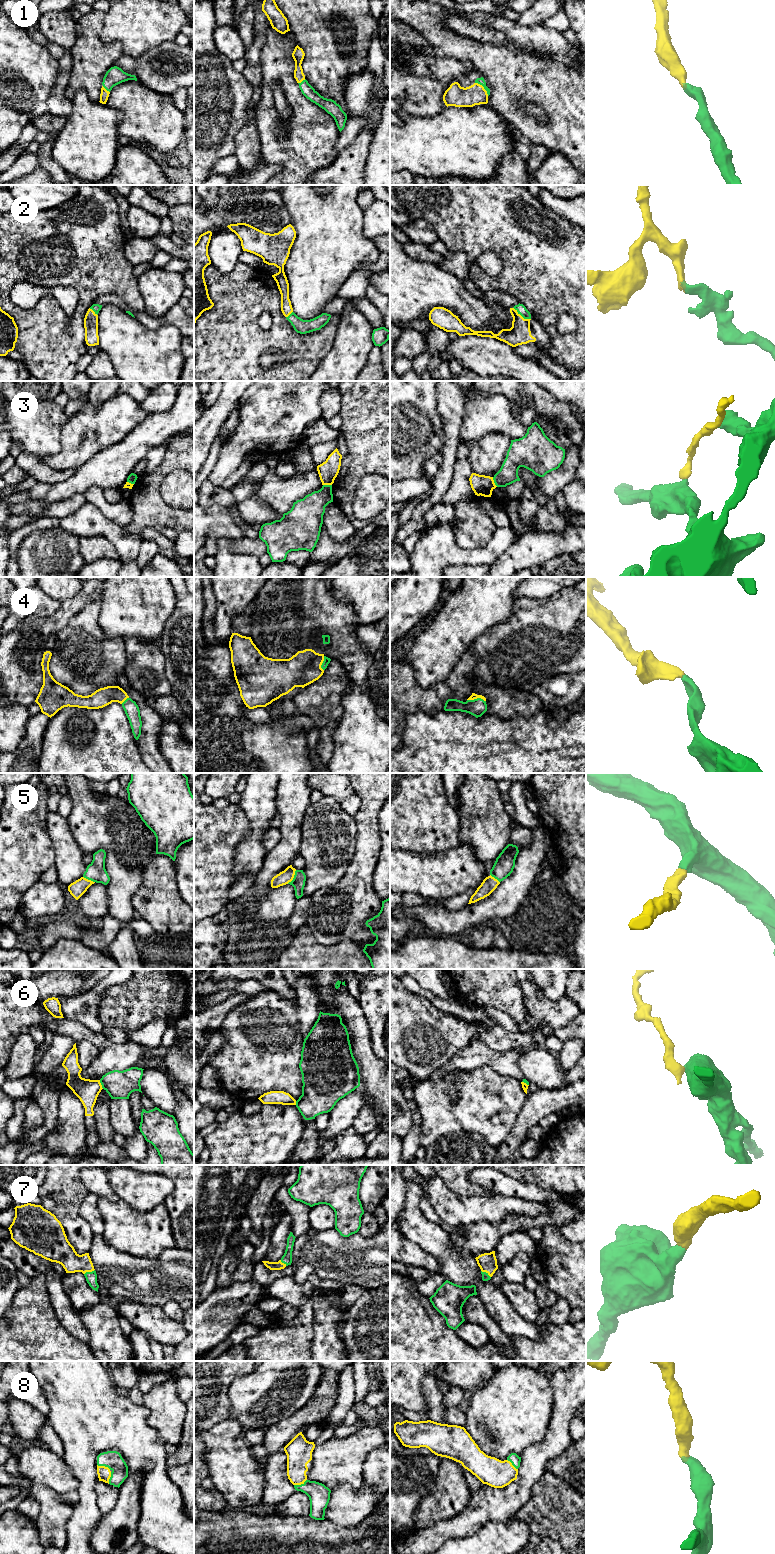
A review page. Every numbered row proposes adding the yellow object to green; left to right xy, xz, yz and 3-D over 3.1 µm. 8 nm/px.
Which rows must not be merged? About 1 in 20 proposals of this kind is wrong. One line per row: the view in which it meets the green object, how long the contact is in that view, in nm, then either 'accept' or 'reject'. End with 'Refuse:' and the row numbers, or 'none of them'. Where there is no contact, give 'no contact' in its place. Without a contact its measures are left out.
1: contact in yz; length 160 nm; accept
2: contact in yz; length 170 nm; accept
3: contact in yz; length 90 nm; reject
4: contact in yz; length 150 nm; accept
5: contact in xz; length 130 nm; accept
6: contact in xy; length 80 nm; reject
7: contact in xy; length 100 nm; accept
8: contact in xz; length 120 nm; accept
Refuse: 3, 6

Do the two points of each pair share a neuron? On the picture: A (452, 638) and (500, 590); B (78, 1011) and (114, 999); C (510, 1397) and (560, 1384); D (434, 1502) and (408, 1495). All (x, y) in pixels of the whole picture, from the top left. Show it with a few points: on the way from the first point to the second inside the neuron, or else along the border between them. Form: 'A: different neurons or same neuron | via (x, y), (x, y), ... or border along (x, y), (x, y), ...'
A: same neuron | via (464, 626), (488, 602)
B: different neurons | border along (113, 984), (101, 996), (98, 1018), (103, 1025)
C: different neurons | border along (552, 1371), (553, 1408), (551, 1410)
D: different neurons | border along (435, 1479), (435, 1487), (420, 1500), (412, 1520)

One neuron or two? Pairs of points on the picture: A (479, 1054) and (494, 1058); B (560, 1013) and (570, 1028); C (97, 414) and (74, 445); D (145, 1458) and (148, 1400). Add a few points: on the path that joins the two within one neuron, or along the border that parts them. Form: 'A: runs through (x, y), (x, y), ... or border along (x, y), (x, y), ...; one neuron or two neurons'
A: runs through (483, 1056), (490, 1058); one neuron
B: border along (575, 1017), (565, 1025), (554, 1030); two neurons
C: runs through (97, 422), (82, 437); one neuron
D: border along (142, 1403), (149, 1410), (147, 1423), (163, 1440); two neurons

